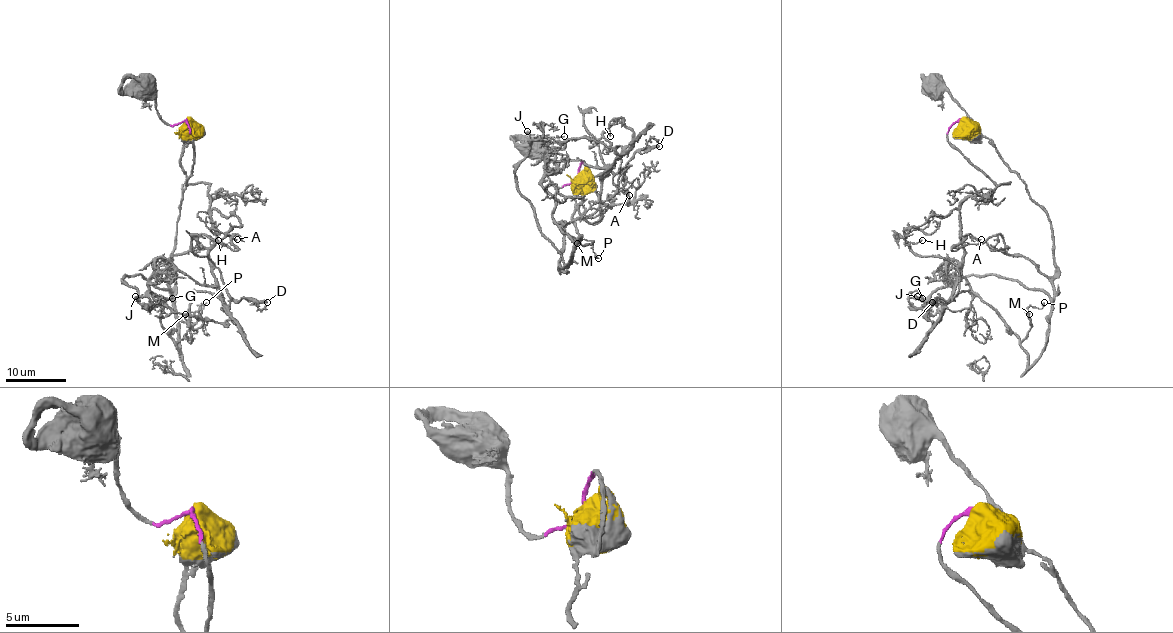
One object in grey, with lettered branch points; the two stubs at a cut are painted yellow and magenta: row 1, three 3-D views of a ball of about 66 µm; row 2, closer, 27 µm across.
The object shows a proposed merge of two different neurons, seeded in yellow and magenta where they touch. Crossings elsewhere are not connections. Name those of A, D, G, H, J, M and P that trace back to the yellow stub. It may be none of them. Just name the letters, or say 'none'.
A, G, J, M, P

